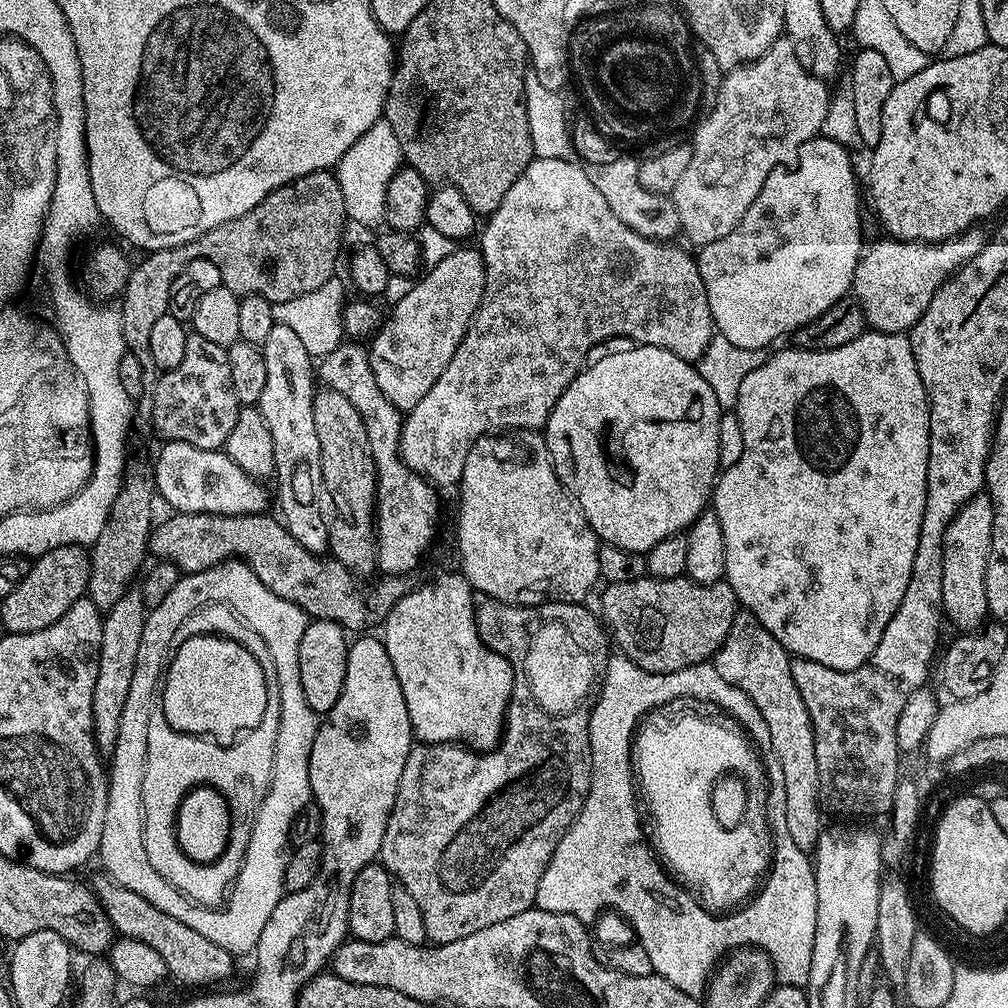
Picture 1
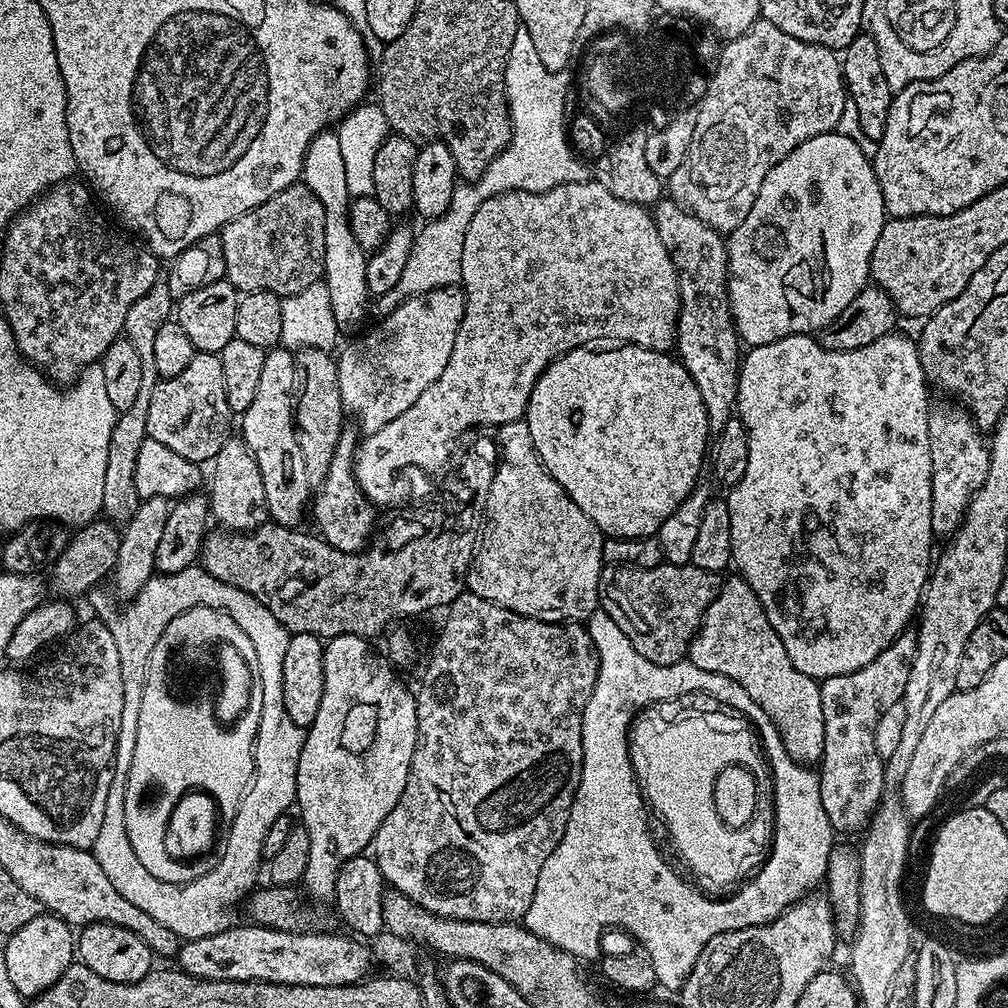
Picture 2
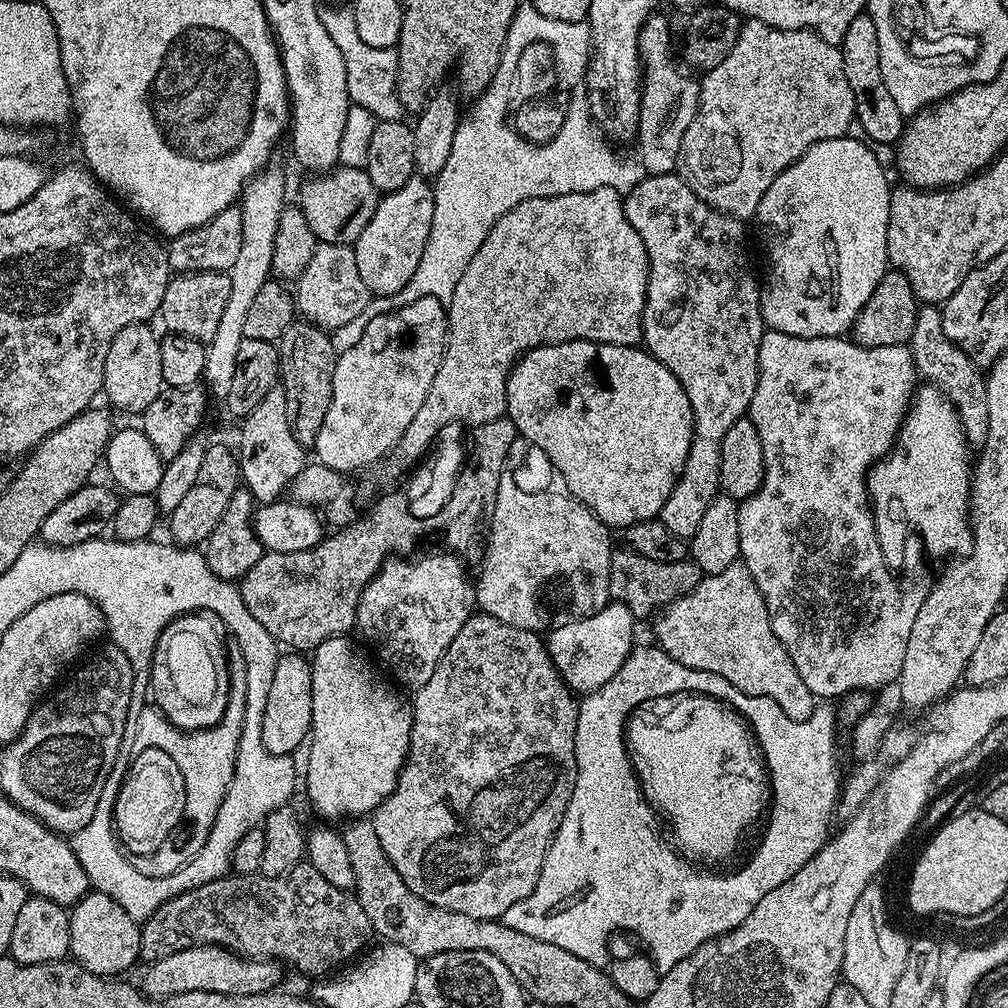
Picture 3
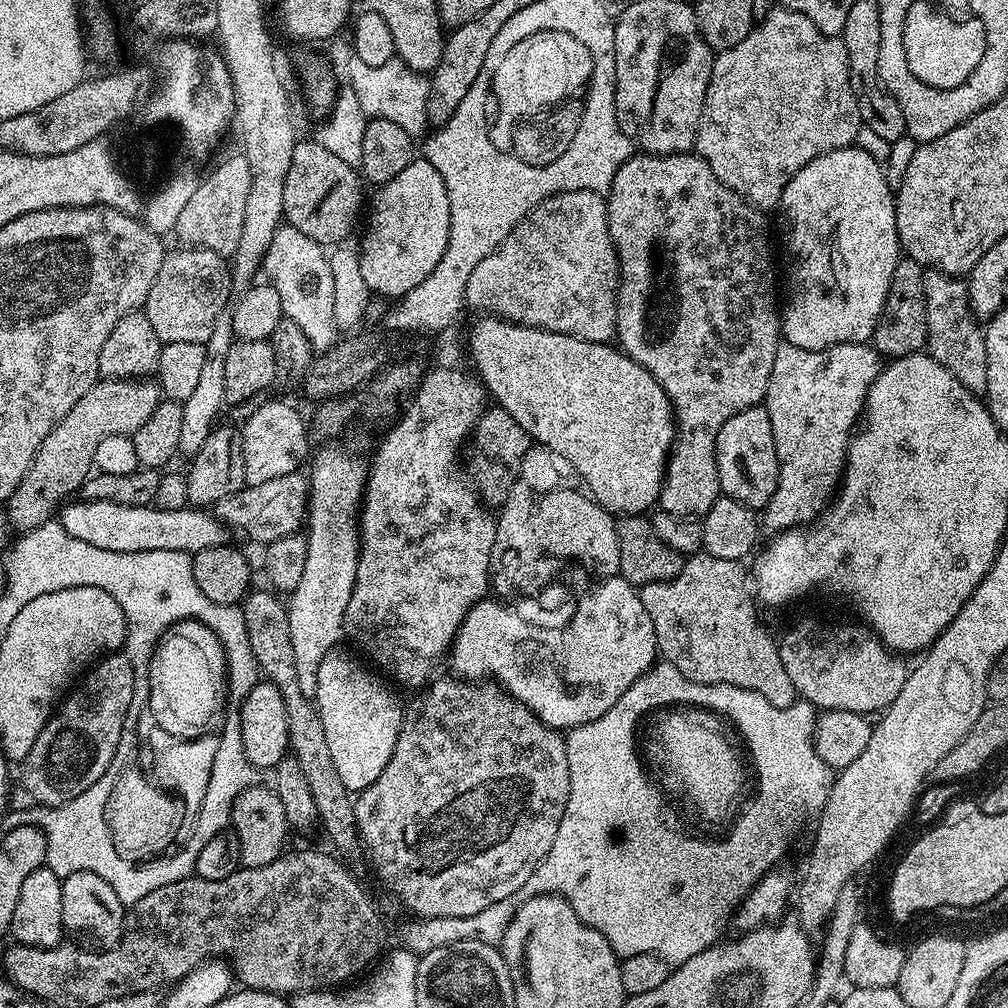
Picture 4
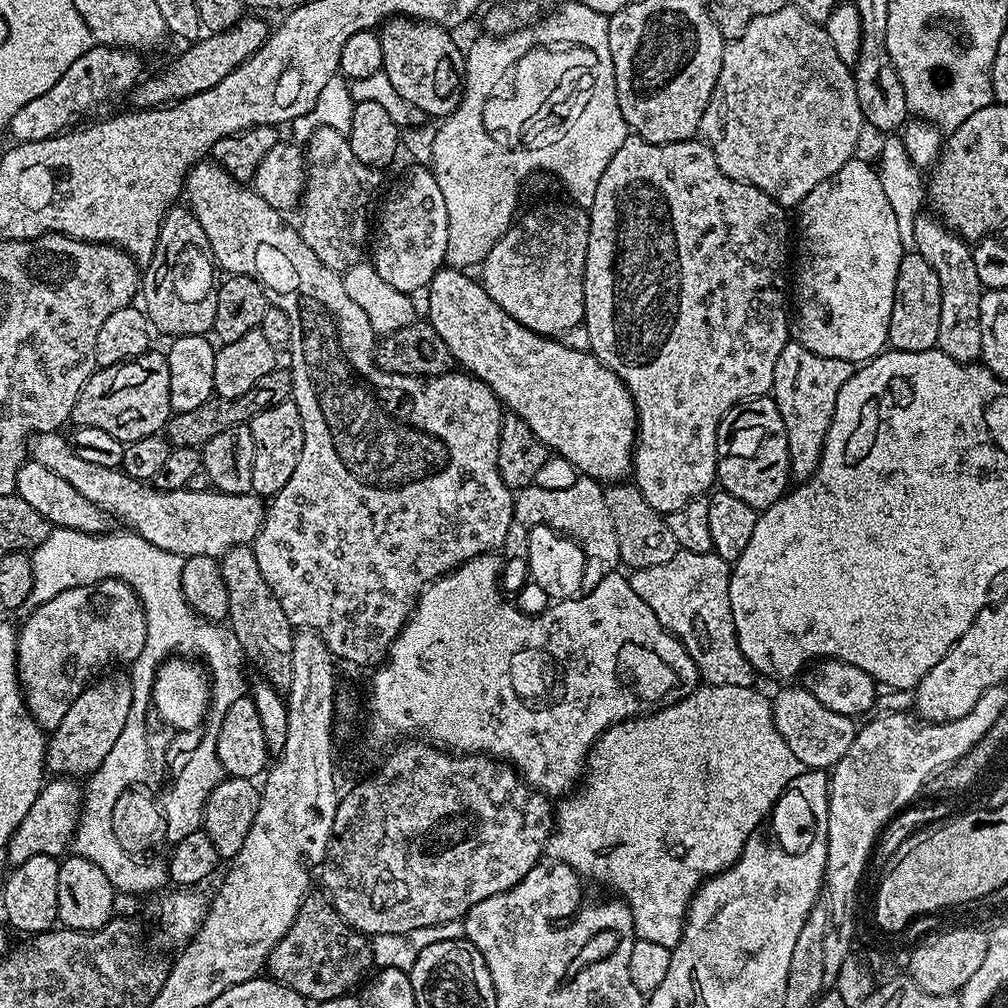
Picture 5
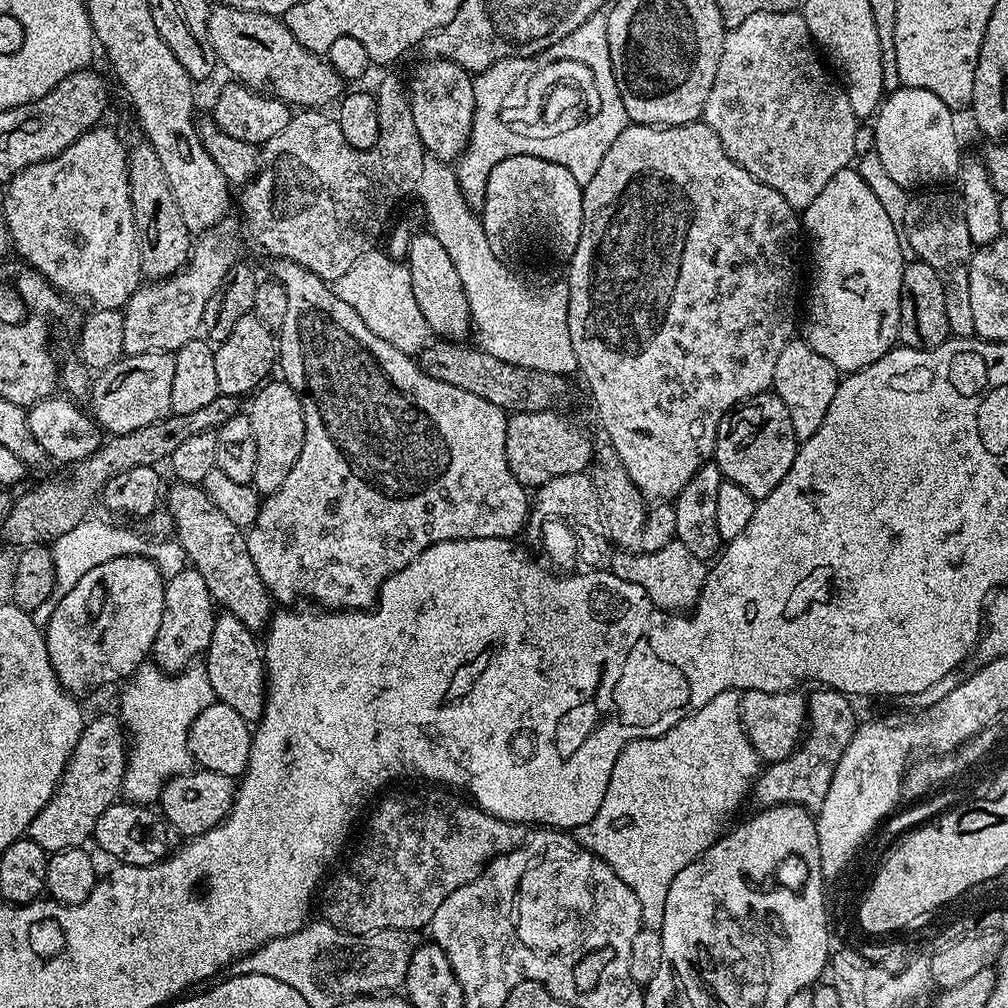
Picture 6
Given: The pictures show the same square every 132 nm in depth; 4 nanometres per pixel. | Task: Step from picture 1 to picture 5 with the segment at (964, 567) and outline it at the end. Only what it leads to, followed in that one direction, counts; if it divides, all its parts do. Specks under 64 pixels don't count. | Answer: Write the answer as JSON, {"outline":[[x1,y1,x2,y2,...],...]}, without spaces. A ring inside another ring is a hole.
{"outline":[[921,212,914,222,915,251,922,254,926,262,938,274,938,282,942,286,942,318,938,321,938,342,936,348,945,352,950,358,954,358,963,364,971,364,980,360,982,350,982,326,980,325,980,297,982,285,978,278,978,269,974,266,972,248,967,241,950,231,939,219,928,212]]}

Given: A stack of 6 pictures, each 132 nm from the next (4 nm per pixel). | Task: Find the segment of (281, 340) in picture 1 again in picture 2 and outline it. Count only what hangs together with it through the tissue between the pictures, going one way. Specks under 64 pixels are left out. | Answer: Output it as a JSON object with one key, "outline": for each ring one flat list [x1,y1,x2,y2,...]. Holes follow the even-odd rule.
{"outline":[[284,346,267,349,262,362,262,375,258,378,258,391,254,394,254,402,239,417,238,432,246,442,250,454,254,454,254,462,258,462,258,470,262,473,262,483,266,489,266,506,271,523,281,524,287,528,296,528,299,520,306,516,310,504,310,481,306,462,302,462,302,450,296,437,294,419,294,397,298,392,298,373,295,355]]}

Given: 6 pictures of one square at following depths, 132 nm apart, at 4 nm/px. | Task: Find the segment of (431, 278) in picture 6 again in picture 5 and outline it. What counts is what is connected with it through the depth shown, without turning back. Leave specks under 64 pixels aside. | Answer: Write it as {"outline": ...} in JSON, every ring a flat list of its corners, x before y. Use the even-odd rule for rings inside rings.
{"outline":[[451,266,439,268,426,289,427,323,438,330,453,361,469,376,481,380,497,396,511,415,522,418,530,430,553,453,565,456,580,476,601,482,620,482,632,471,636,446,636,407,628,387,591,351,572,348,563,339,541,336,522,326,490,294,479,279,471,280,467,271]]}

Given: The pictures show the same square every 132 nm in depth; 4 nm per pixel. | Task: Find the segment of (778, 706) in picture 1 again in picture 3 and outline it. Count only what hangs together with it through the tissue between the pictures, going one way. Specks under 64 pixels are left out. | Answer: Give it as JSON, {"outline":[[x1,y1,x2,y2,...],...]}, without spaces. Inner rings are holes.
{"outline":[[743,562,722,570,722,574,701,578,694,590,663,609,655,617,654,623,655,643,666,654,670,654,674,662,682,662,682,666,690,666,694,670,718,674,726,678,726,682,738,686,738,690,747,696,770,698,795,720,810,718,812,711,818,707,818,697,810,690,810,686,806,686,806,682,802,682,786,646,778,642,778,634,774,634,774,626,770,626,770,614,766,610,762,590,758,590,754,578,750,578,750,570]]}

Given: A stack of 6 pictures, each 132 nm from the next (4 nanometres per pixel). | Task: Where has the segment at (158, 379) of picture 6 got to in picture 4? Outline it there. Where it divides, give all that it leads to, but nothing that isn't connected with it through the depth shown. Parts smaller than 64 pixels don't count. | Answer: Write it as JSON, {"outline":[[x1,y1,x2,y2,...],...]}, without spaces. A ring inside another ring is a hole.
{"outline":[[148,378,135,380,97,379,96,384,46,434,46,442,36,451,30,470,18,482,12,497,6,501,8,523,17,533,33,532,38,526,49,523,57,515,58,509,69,498,75,497,83,489,85,480,93,471,94,450,102,438,110,434,131,434,154,414,160,404,162,393,155,383],[152,383,152,384,151,384],[76,492,76,493,75,493],[68,496,68,497,67,497]]}

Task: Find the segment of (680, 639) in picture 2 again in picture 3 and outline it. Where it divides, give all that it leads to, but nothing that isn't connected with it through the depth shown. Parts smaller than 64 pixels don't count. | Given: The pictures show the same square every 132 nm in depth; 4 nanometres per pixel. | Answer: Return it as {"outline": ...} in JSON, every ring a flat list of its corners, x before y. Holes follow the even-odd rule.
{"outline":[[621,547,612,554,608,595,615,603,625,604,633,617,652,618,669,604,694,590,701,578,700,567,692,563,691,559,682,562,654,562,651,558,644,558,642,554]]}

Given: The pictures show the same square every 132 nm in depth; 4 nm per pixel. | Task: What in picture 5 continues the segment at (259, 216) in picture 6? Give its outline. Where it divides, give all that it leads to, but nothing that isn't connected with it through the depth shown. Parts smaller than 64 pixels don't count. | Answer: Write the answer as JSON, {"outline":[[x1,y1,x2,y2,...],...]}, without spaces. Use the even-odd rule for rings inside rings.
{"outline":[[318,128,307,137,306,183,298,208,298,231,306,246,318,254,322,266,343,274,365,259,366,245,370,240,368,207,380,184,380,176,377,169,354,158,354,150,350,150,345,133]]}

